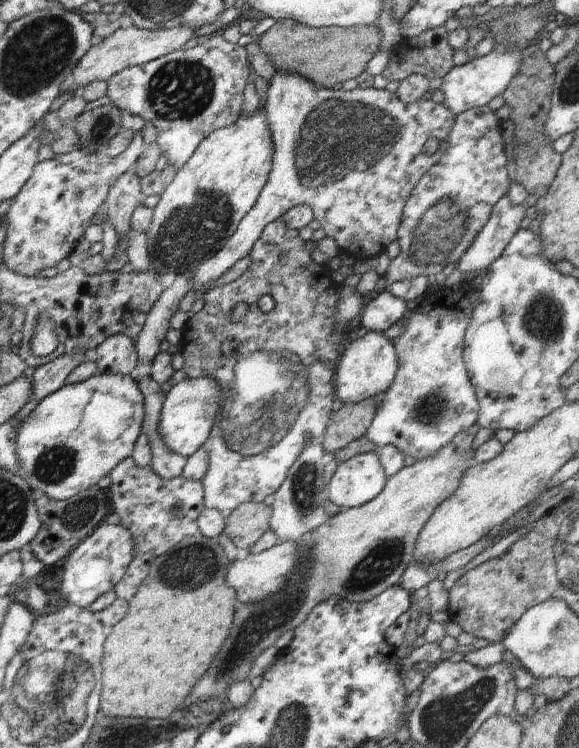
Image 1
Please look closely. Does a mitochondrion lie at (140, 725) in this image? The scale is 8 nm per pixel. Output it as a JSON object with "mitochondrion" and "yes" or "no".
{"mitochondrion":"no"}

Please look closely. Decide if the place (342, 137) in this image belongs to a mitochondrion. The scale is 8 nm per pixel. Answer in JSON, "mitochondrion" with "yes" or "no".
{"mitochondrion":"yes"}

